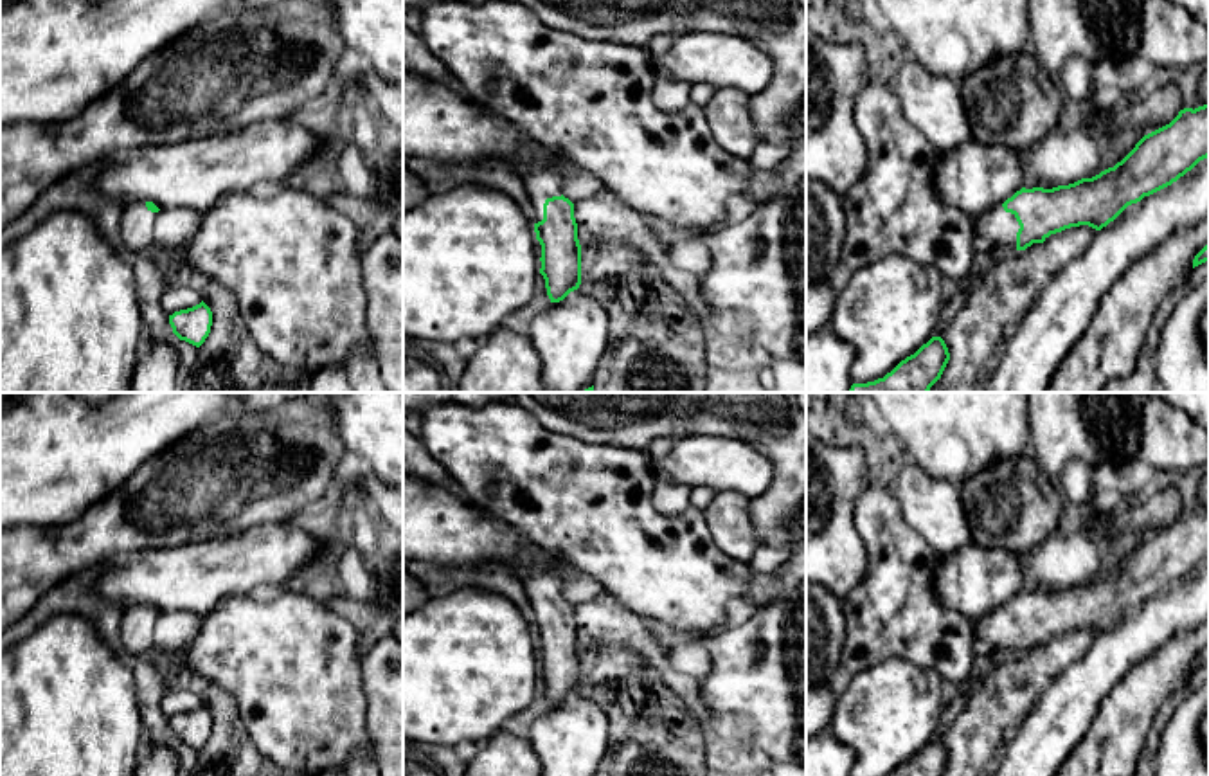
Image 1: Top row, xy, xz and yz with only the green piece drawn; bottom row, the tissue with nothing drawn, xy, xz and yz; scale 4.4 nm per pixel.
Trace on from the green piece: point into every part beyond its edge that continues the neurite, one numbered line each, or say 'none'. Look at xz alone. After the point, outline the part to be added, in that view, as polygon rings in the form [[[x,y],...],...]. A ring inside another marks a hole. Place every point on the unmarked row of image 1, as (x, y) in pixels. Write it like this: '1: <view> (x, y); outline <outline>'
1: xz (542, 586); outline [[[527,567],[518,574],[534,614],[534,627],[543,623],[547,601],[561,600],[561,578],[552,569]]]

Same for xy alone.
1: xy (137, 627); outline [[[131,603],[126,607],[121,621],[121,641],[126,654],[133,657],[153,655],[153,632],[158,616],[151,616],[144,603]]]

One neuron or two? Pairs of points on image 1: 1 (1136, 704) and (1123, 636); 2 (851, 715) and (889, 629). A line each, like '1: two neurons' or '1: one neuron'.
1: two neurons
2: two neurons

